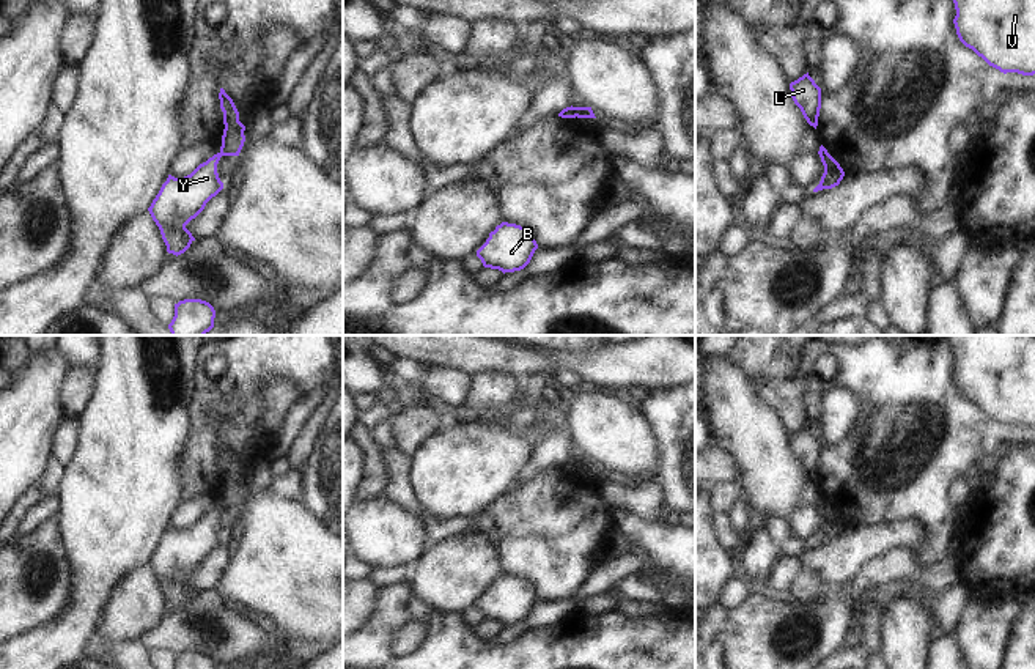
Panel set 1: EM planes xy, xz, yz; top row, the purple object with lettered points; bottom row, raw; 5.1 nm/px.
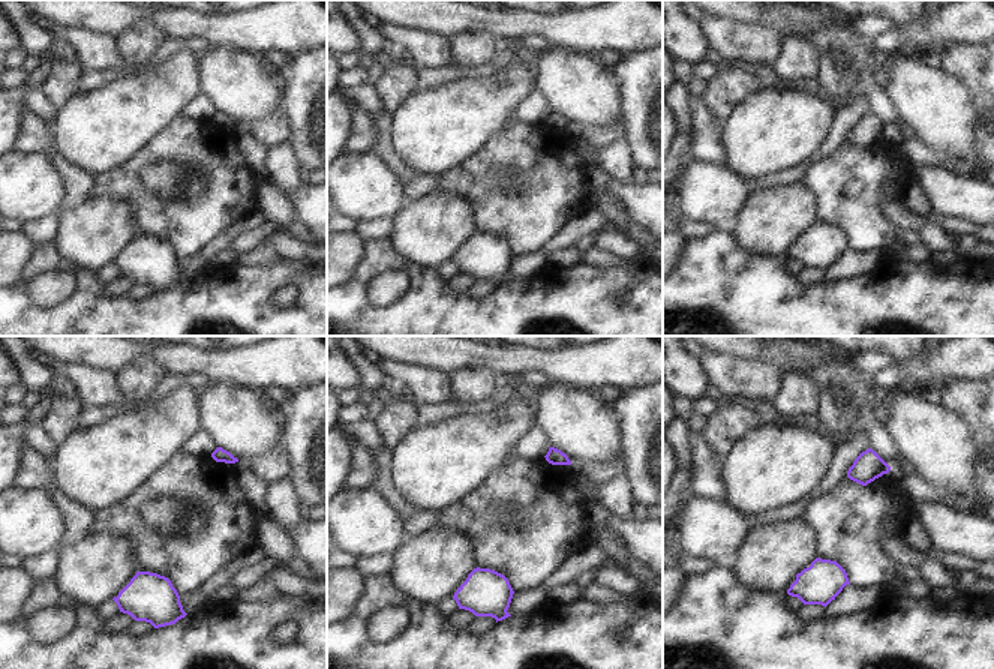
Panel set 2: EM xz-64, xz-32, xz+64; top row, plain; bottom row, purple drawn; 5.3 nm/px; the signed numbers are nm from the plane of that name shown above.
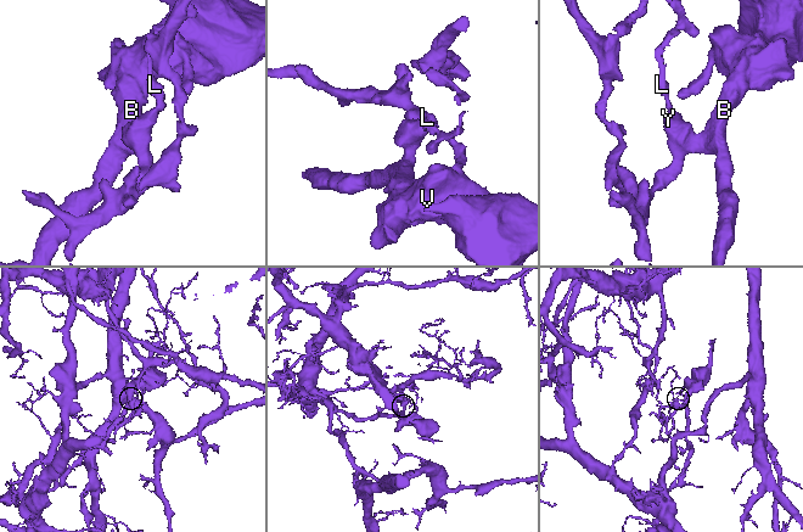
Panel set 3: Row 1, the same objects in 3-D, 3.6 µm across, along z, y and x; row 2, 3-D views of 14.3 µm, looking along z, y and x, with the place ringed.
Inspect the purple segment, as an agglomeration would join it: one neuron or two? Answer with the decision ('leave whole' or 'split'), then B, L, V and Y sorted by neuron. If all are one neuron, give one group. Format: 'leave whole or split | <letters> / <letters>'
split | B V Y / L

